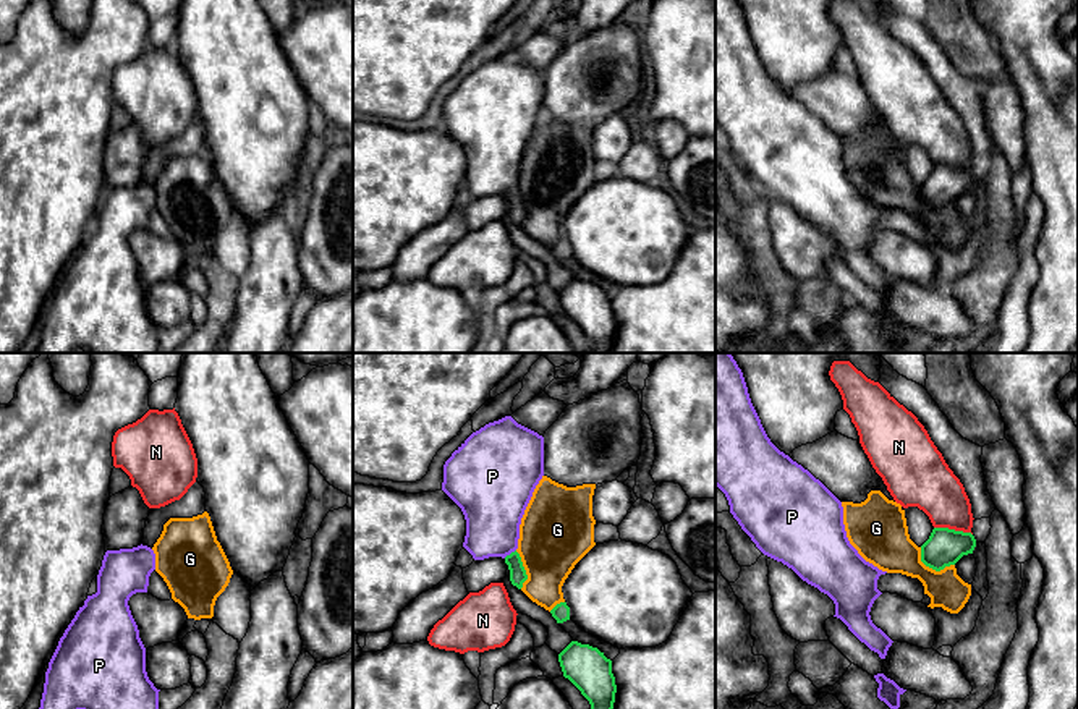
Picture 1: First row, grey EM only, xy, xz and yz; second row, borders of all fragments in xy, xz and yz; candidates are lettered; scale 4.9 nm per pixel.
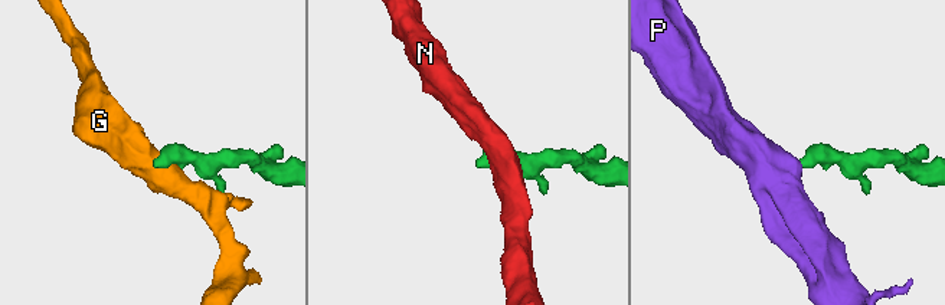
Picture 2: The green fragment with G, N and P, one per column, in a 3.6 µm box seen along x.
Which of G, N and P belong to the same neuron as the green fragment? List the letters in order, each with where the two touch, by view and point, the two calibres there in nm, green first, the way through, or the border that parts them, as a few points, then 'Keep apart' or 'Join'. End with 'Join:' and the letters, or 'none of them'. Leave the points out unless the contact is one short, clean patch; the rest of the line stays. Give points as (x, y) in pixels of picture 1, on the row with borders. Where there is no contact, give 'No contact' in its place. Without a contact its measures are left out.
G: Touches green at yz (931, 567). Thickness 190 nm (green) against 240 nm. Keep apart
N: Touches green at yz (954, 530). Thickness 190 nm (green) against 260 nm. Boundary: yz (934, 526), (947, 526), (971, 534). Keep apart
P: Touches green at xz (510, 554). Thickness 80 nm (green) against 300 nm. Path across: xz (518, 575), (510, 554), (492, 530), (492, 507). Join
Join: P

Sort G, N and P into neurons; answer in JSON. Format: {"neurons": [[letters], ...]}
{"neurons": [["G"], ["N"], ["P"]]}

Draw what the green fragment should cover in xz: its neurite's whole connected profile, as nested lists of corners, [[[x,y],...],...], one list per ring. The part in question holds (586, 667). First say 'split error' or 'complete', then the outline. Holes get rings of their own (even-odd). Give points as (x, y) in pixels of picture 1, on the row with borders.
complete; [[[571,641],[560,654],[563,677],[589,701],[591,709],[613,709],[615,677],[612,660],[597,647]]]

